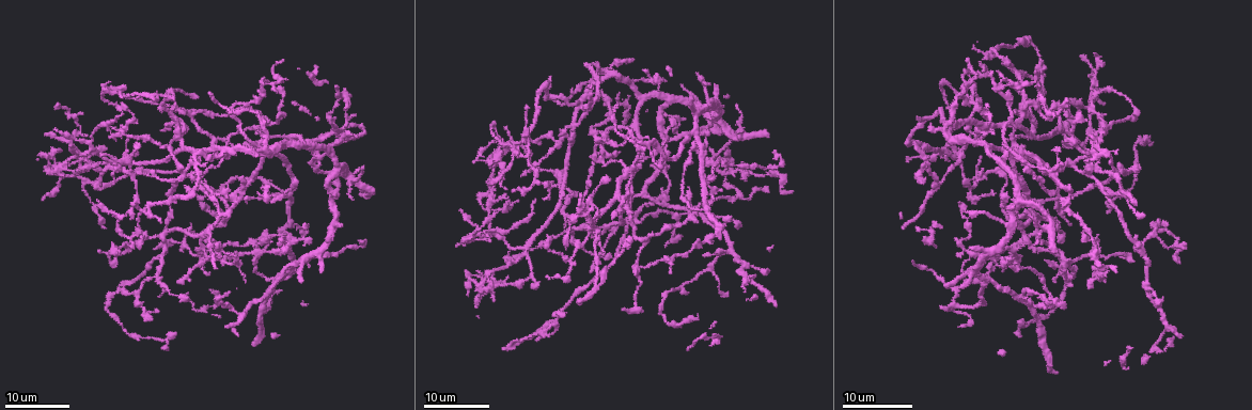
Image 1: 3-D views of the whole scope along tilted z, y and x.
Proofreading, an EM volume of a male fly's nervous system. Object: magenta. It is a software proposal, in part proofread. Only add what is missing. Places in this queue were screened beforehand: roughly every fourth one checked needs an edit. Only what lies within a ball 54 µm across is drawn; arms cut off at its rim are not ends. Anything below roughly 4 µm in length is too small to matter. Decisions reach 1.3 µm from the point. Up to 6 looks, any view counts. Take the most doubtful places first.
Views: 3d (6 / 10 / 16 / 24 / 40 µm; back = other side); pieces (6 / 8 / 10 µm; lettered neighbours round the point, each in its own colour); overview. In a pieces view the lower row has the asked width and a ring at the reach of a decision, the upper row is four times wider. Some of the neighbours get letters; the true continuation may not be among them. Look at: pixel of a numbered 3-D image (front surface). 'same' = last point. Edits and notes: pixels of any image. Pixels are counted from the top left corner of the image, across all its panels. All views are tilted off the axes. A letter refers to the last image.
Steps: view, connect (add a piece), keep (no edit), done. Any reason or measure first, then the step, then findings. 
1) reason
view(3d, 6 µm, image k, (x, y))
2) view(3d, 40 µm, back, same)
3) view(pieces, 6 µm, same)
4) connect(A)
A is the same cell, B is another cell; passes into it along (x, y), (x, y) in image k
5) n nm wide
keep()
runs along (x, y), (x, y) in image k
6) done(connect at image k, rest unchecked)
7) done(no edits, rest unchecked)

branch stops here
view(3d, 24 µm, image 1, (173, 107))

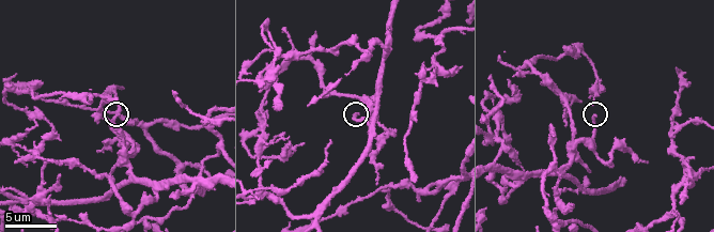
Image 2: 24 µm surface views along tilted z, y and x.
view(pieces, 6 µm, image 2, (117, 113))

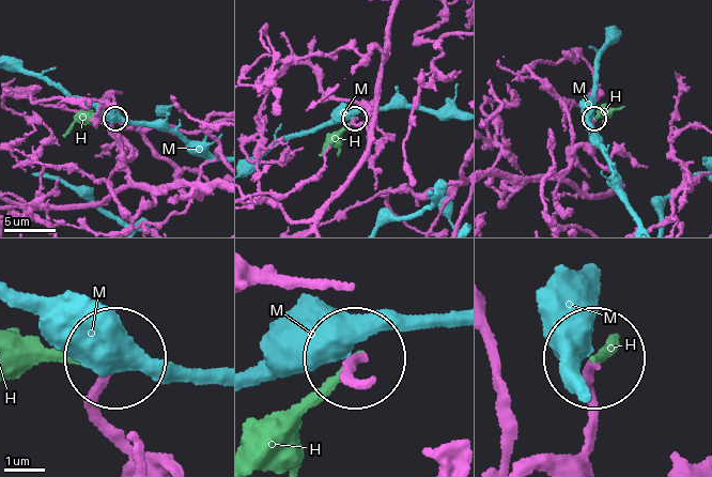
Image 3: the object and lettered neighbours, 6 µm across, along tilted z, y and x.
190 nm wide
keep()
H and M are other cells; runs along (575, 456), (596, 365) in image 3; no lettered piece goes on from it

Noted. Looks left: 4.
long arm stops here
view(3d, 24 µm, image 1, (106, 149))

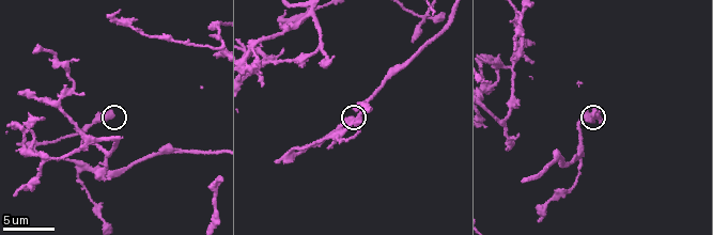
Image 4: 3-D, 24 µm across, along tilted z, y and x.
view(pieces, 8 µm, image 4, (351, 116))

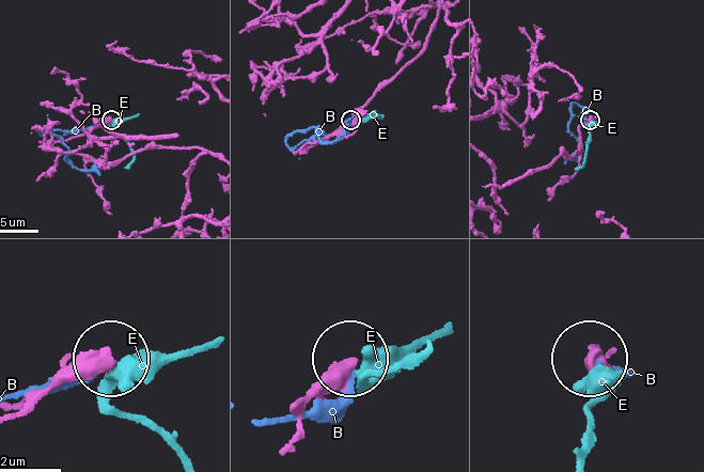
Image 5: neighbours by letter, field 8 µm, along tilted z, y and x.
keep()
B and E are other cells; none of them fits

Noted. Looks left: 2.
an open end
view(3d, 24 µm, image 1, (745, 180))

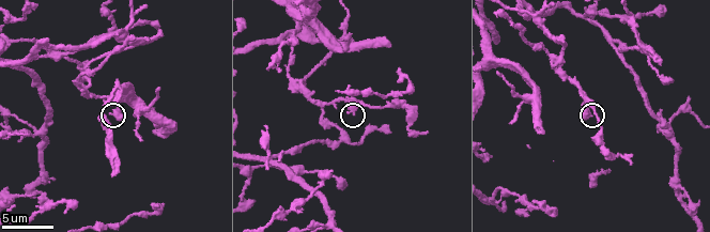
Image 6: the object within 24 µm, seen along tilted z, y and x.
what lies round it
view(pieces, 8 µm, image 6, (354, 111))

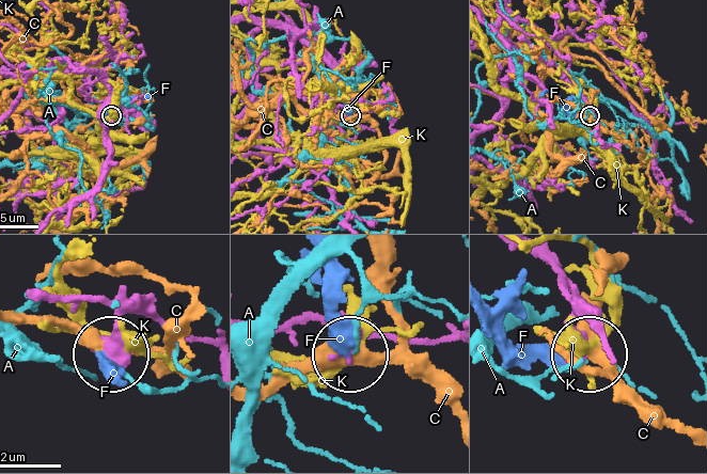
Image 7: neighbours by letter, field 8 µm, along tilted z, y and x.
keep()
A, C, F and K are other cells; no lettered piece goes on from it

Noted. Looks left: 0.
done(no edits, rest unchecked)

